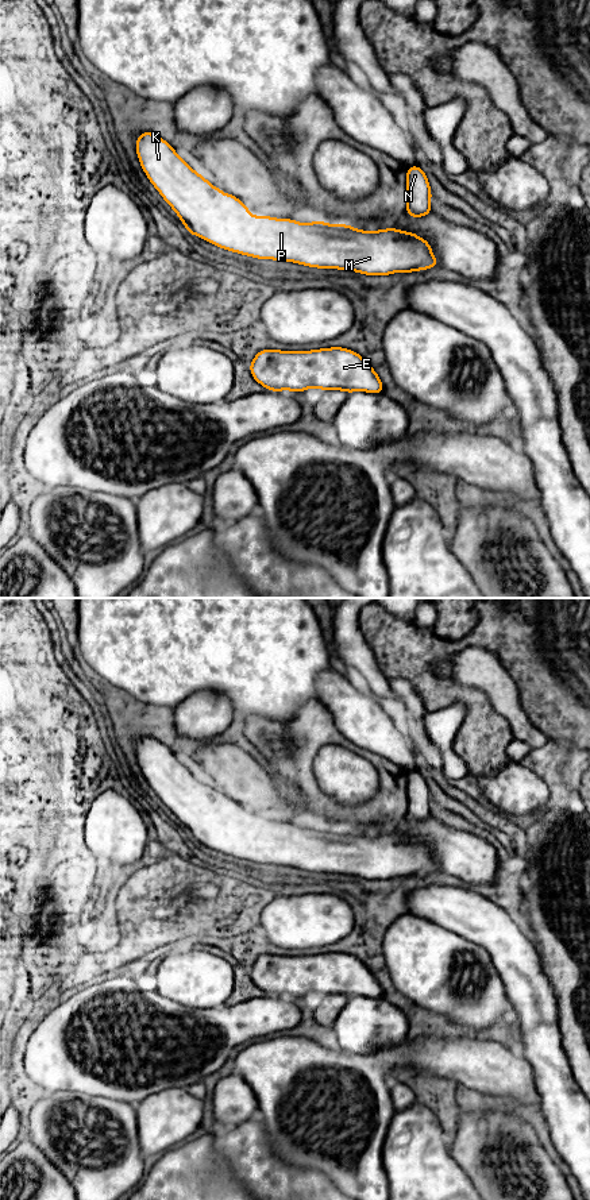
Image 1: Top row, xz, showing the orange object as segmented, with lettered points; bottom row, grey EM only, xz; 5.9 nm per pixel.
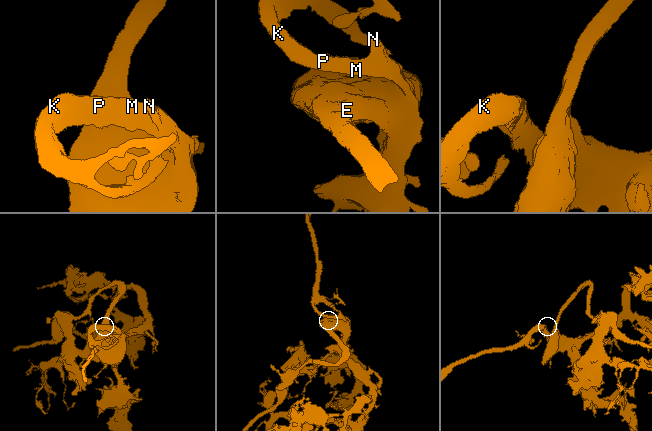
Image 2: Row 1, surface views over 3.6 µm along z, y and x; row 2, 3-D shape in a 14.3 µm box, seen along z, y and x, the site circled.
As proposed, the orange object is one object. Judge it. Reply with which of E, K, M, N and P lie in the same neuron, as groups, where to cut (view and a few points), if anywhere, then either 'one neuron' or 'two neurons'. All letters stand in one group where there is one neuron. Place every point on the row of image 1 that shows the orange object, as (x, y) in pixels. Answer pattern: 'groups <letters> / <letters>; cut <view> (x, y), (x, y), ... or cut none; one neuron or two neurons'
groups E K M N P; cut none; one neuron

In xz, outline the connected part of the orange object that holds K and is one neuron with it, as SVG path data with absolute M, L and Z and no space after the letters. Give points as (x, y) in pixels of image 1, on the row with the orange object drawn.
M142 132L136 138L136 155L150 182L177 212L188 232L220 248L257 259L294 262L308 267L339 269L365 275L412 273L440 266L431 244L413 232L397 228L360 231L347 224L328 224L317 219L302 224L292 219L251 216L250 208L244 207L238 197L224 194L217 186L212 186L209 180L194 171L157 134Z

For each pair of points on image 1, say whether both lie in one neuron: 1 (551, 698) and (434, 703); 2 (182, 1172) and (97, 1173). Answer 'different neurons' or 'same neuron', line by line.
1: same neuron
2: different neurons

